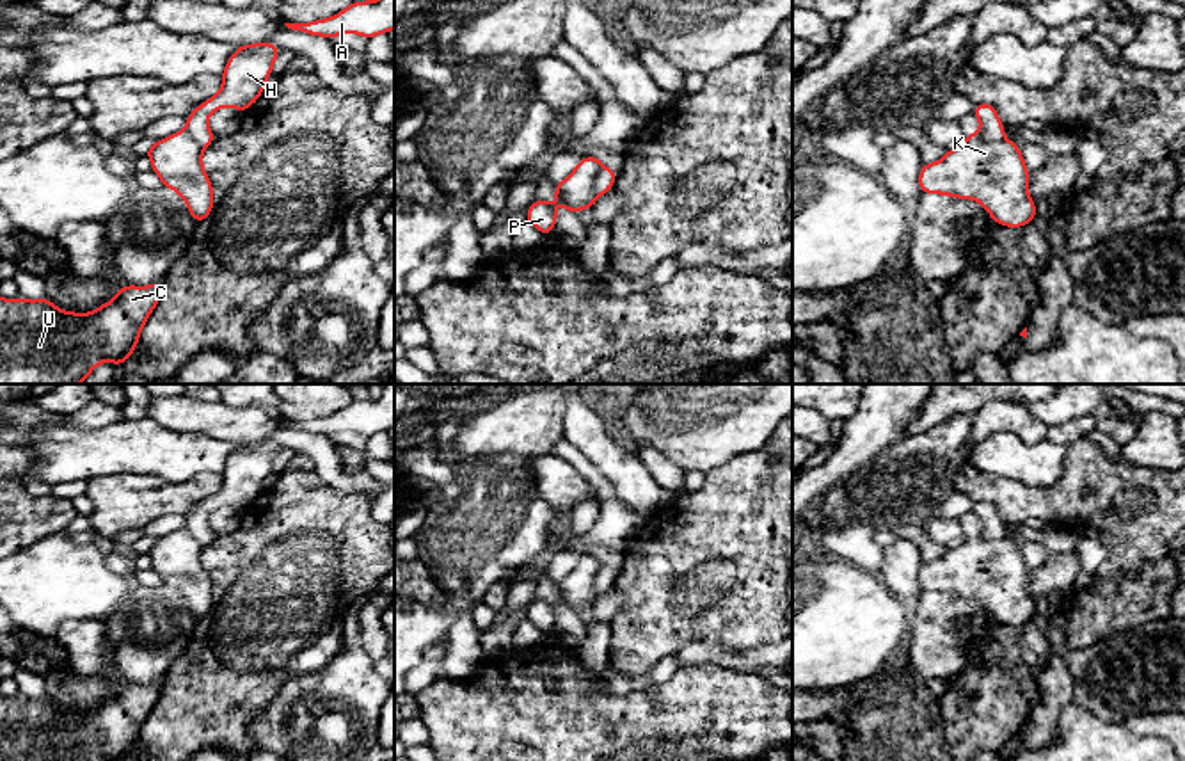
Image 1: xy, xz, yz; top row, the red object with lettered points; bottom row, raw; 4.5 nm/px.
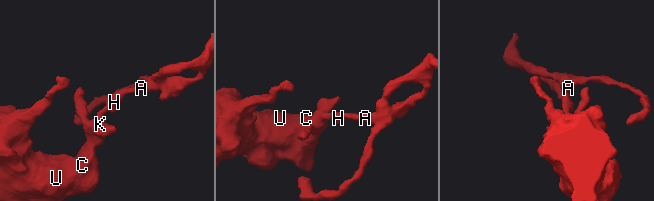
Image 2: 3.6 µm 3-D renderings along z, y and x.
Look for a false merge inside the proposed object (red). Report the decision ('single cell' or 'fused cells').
fused cells

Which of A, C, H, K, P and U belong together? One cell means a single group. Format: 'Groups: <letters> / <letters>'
Groups: A H / C K P U

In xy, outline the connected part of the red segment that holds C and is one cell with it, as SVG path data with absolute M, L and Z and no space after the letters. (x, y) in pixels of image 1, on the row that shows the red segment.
M163 281L149 286L124 284L112 300L91 313L62 311L46 297L0 297L0 384L80 384L99 363L121 366L133 354L162 286Z

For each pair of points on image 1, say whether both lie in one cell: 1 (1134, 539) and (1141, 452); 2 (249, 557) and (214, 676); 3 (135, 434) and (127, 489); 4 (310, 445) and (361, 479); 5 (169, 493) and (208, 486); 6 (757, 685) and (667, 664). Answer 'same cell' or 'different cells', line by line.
1: different cells
2: same cell
3: different cells
4: same cell
5: same cell
6: different cells

